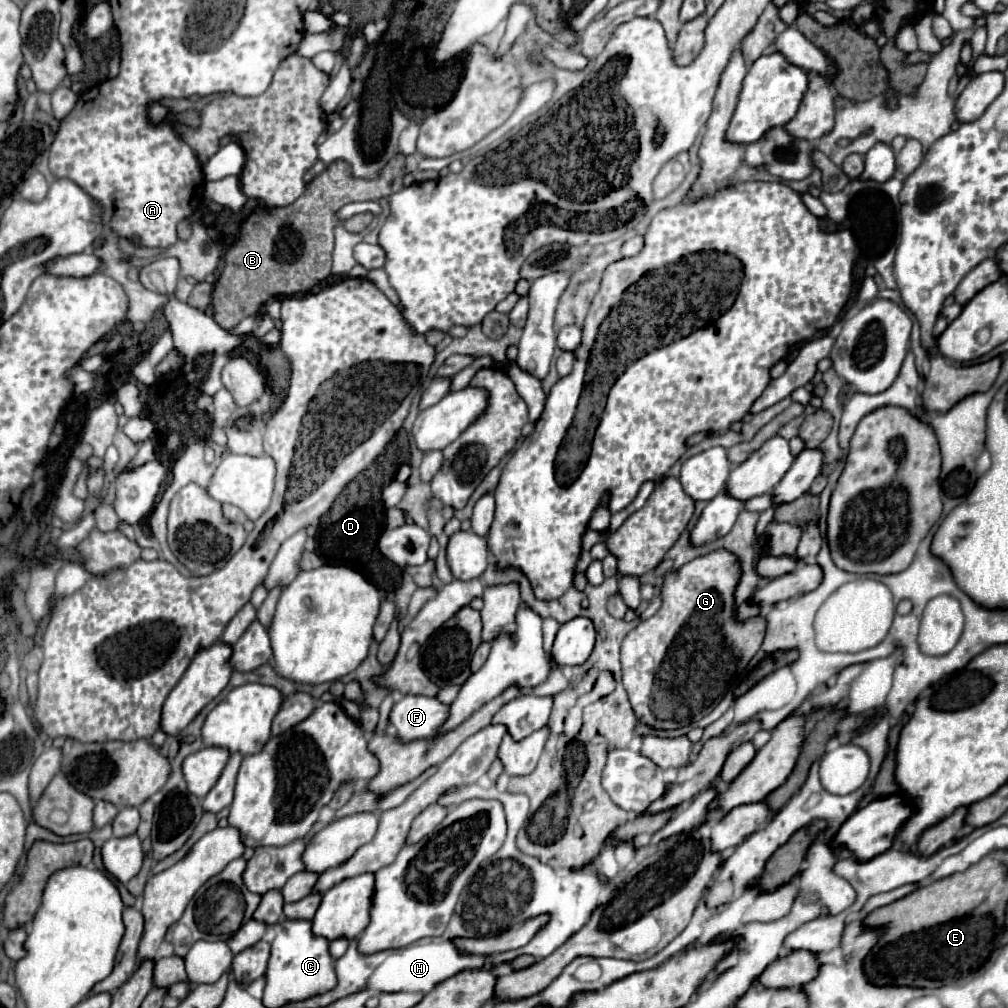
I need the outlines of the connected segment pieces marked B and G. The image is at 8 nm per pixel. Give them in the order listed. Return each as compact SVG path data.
M397 152L393 156L393 162L389 162L389 166L385 166L381 170L381 174L377 174L377 178L357 178L351 174L349 164L339 160L327 166L325 172L321 172L319 176L313 178L313 182L309 184L309 188L289 206L285 208L255 208L249 218L243 222L241 226L241 234L237 238L237 242L227 250L225 254L225 266L219 272L217 284L213 288L213 308L215 308L215 322L223 328L235 328L243 318L251 316L261 304L265 304L265 300L269 300L271 296L291 296L297 292L309 292L311 288L315 288L317 284L321 284L329 274L331 274L331 252L333 252L333 228L343 224L347 230L351 232L361 232L369 226L369 222L373 220L373 212L363 212L363 214L355 214L353 218L341 222L335 218L335 212L355 200L379 200L381 196L389 196L391 192L397 192L403 186L403 176L405 176L405 154Z
M719 548L719 550L713 550L705 556L699 556L699 558L693 558L691 562L683 564L679 570L671 572L665 576L665 582L661 586L661 608L655 616L651 616L649 620L643 620L639 622L623 640L621 644L621 672L623 672L623 686L629 694L629 700L631 700L631 706L637 714L637 718L653 728L665 728L665 730L673 730L673 728L681 728L681 726L687 726L695 720L701 720L703 716L707 716L719 702L721 698L735 686L735 682L739 680L739 676L745 674L745 668L747 664L751 662L751 658L757 654L757 650L761 648L761 642L763 642L763 636L765 636L765 628L767 628L767 620L763 616L755 616L755 618L749 618L745 622L737 620L735 614L737 614L737 608L735 608L735 588L741 580L741 562L739 562L739 556L733 554L731 550L727 548Z

